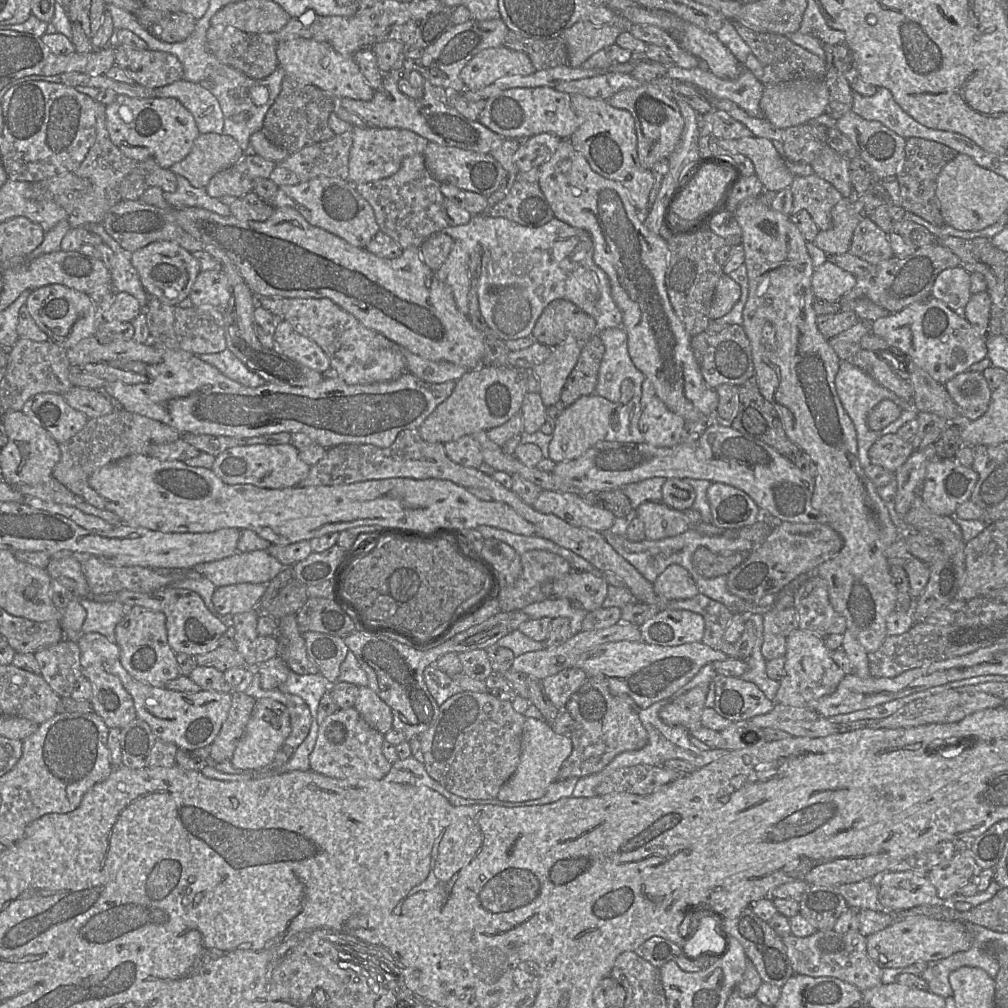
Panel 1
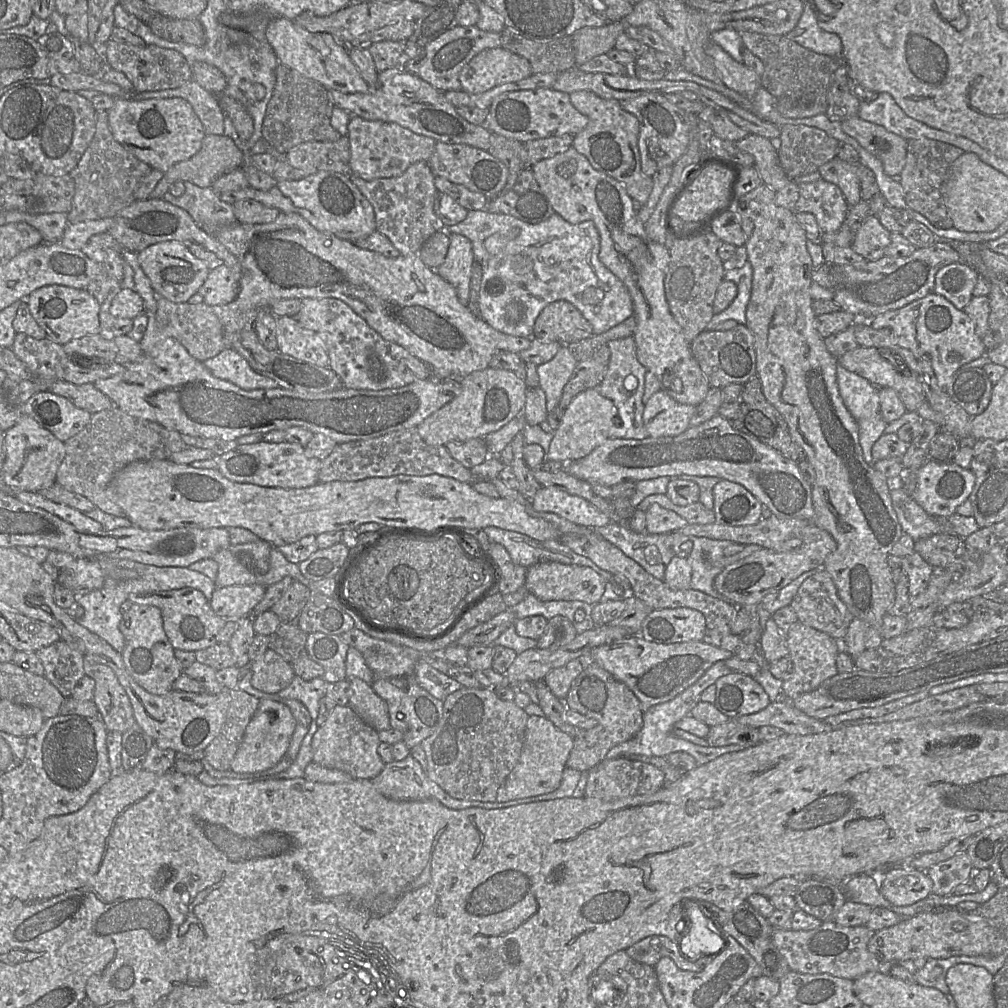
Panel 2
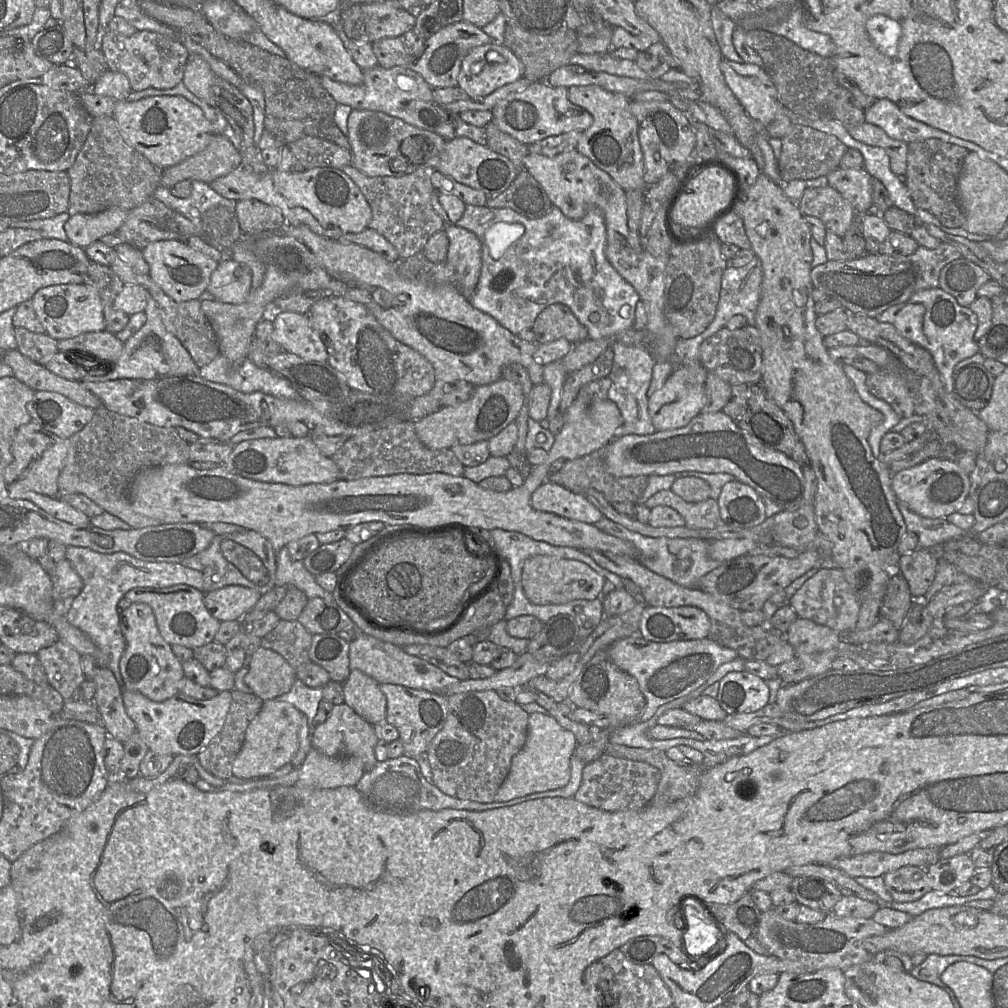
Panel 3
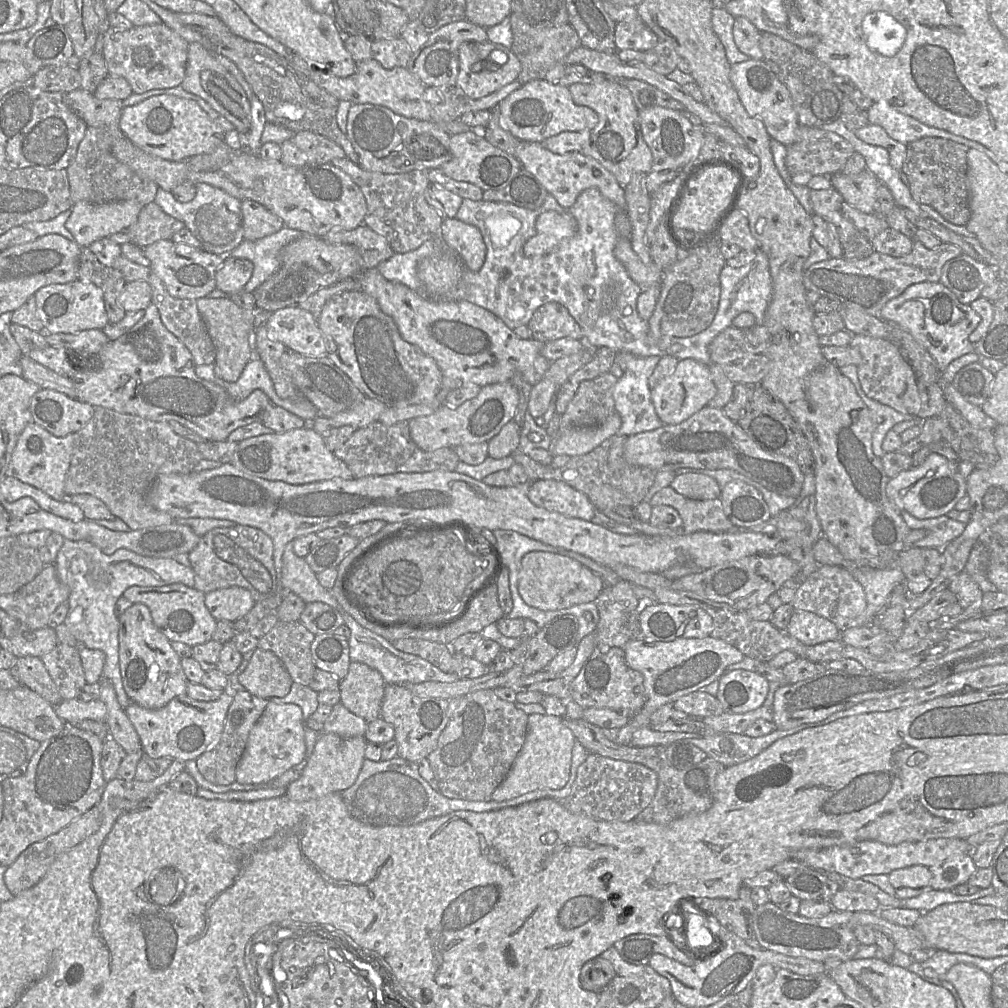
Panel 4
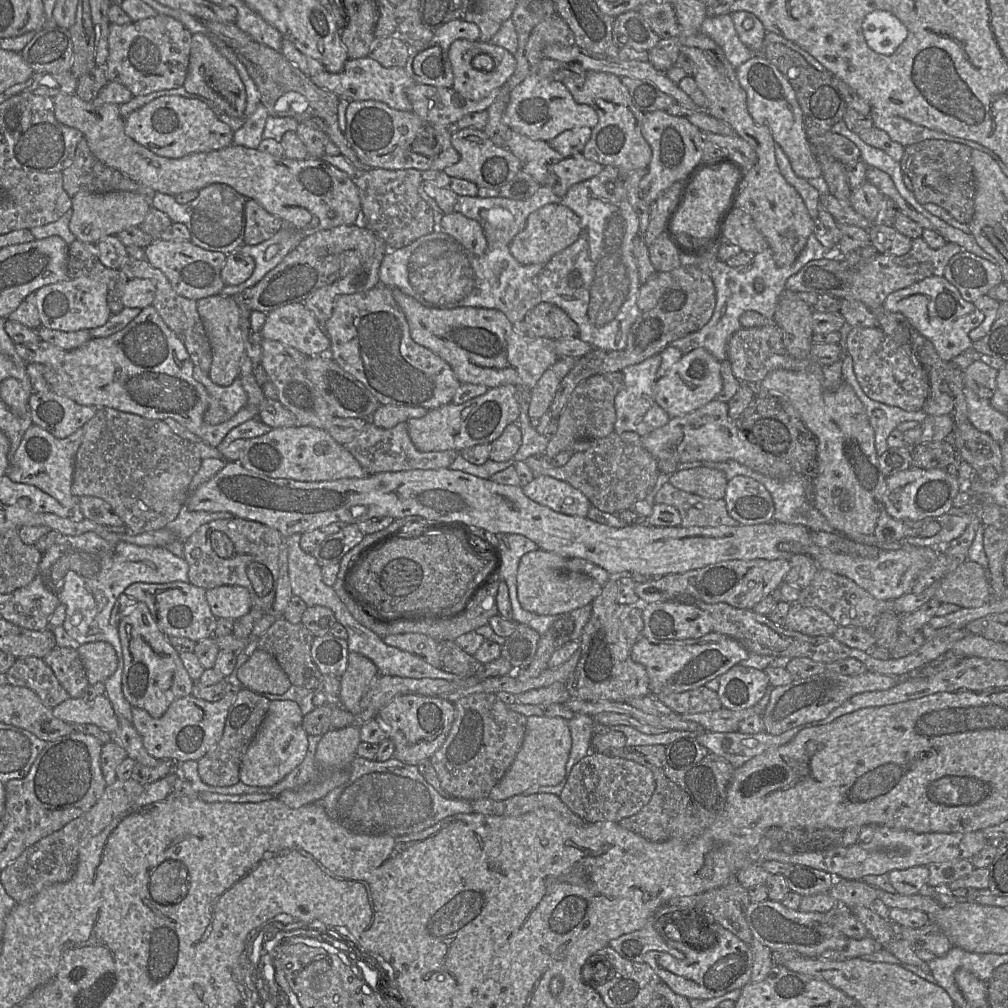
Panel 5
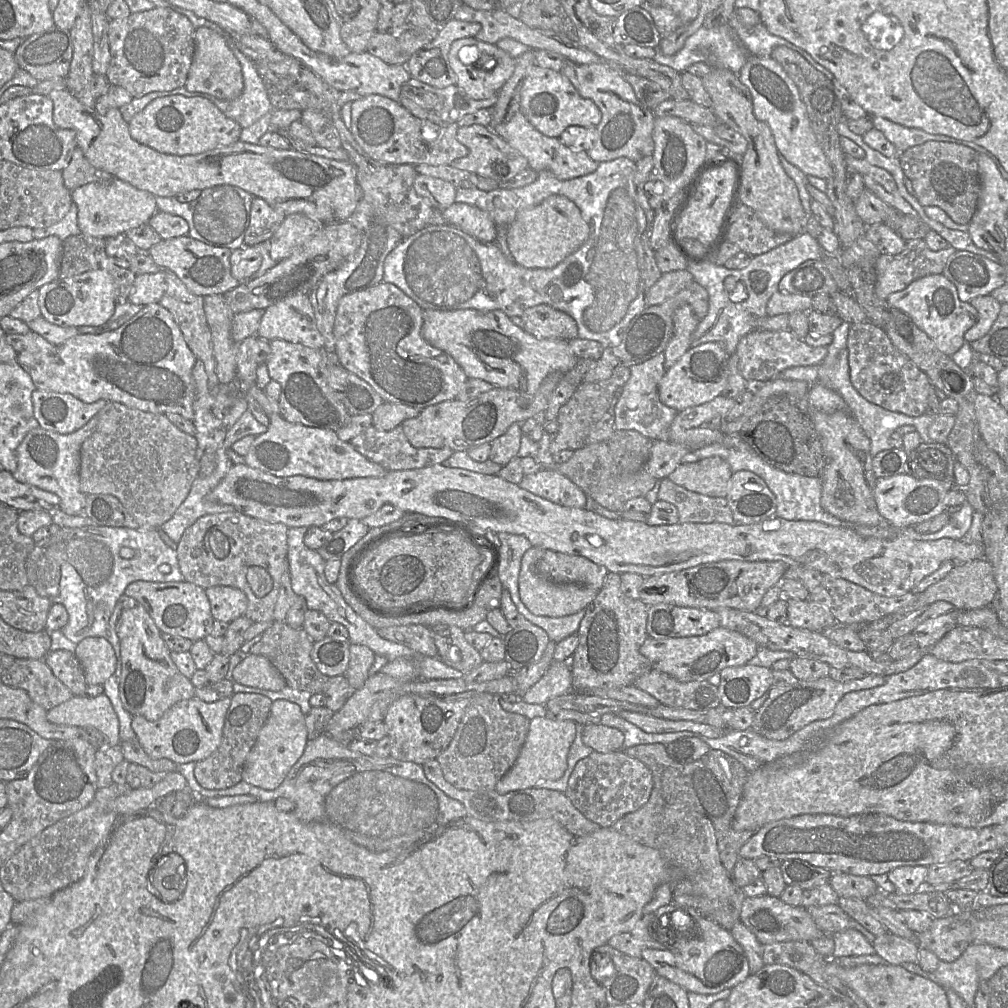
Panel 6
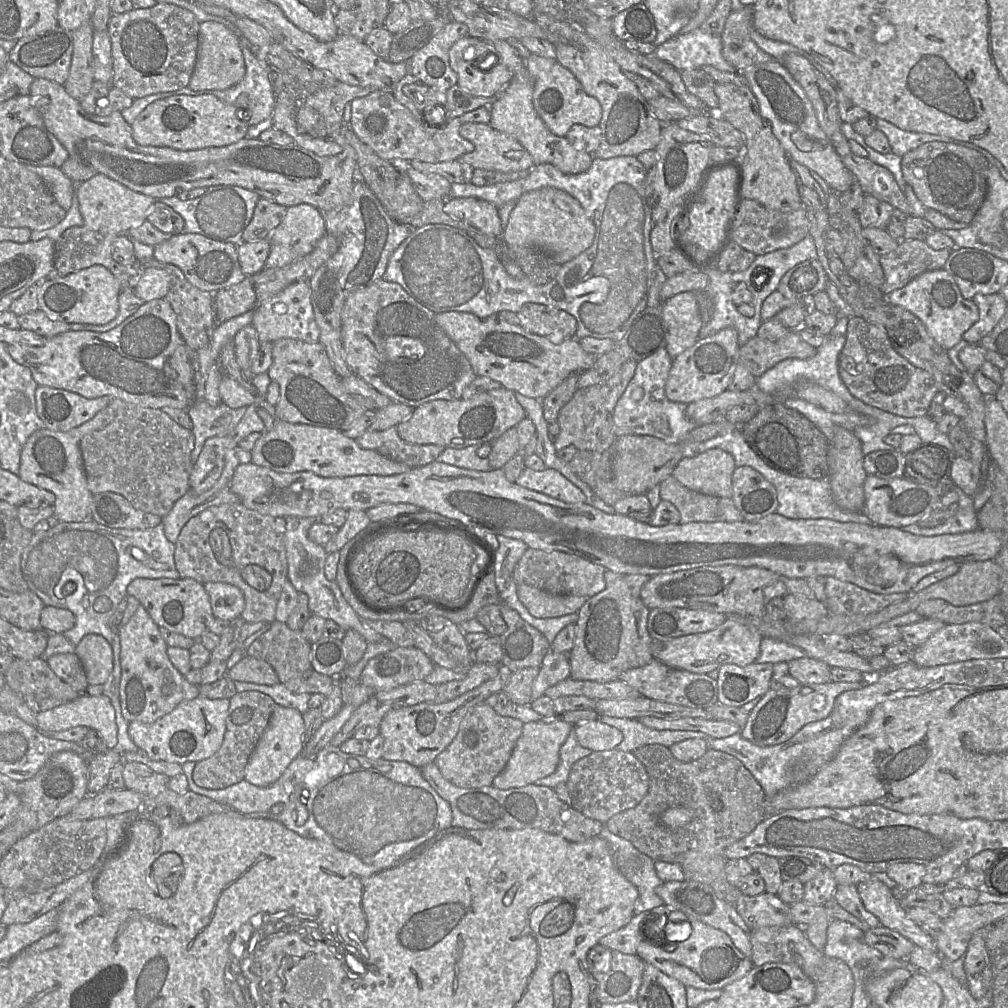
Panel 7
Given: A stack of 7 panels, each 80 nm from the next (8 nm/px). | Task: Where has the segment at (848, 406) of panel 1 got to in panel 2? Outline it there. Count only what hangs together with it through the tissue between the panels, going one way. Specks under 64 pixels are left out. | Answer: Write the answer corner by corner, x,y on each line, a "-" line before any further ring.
839,363
836,378
840,396
858,425
864,460
873,464
875,461
872,457
872,446
884,434
888,425
880,410
879,388
882,387
874,386

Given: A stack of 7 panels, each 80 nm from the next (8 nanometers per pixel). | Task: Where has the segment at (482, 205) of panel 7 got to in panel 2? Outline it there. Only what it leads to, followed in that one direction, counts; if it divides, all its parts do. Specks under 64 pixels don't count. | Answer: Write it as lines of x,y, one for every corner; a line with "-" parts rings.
449,234
450,245
444,262
435,271
456,290
461,304
468,306
472,267
475,262
471,241
461,235

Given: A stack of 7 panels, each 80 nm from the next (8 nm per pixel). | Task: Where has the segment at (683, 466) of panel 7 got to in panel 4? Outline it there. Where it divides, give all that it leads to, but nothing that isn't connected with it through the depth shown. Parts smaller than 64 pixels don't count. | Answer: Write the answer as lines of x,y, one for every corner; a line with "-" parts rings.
701,471
677,475
670,486
677,493
694,500
720,498
722,491
714,478
701,473

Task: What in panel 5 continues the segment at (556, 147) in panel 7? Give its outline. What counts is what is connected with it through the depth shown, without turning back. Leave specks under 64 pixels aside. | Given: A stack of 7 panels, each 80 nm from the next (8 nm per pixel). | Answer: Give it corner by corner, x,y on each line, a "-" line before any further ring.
510,128
507,148
518,158
522,171
532,176
541,186
550,188
559,197
565,196
574,184
595,177
603,170
601,164
585,158
582,153
561,155
549,145
549,142
532,140

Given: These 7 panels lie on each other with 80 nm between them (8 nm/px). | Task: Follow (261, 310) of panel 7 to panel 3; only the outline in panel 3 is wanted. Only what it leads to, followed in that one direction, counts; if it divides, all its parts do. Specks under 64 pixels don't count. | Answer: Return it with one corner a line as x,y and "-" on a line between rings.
275,312
272,323
273,339
282,347
282,351
293,353
308,361
328,360
326,346
310,325
306,314

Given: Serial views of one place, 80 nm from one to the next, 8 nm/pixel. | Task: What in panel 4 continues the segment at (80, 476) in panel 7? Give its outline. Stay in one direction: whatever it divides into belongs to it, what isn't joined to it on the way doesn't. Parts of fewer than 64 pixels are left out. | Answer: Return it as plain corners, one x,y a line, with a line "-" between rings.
31,421
21,432
12,453
6,477
13,477
23,483
42,490
56,501
66,500
64,483
72,458
76,432
65,437
55,437

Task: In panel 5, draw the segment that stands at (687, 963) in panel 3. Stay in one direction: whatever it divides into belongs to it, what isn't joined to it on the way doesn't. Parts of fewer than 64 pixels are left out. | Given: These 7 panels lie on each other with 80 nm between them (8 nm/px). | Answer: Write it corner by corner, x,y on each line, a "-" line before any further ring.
655,914
648,919
642,929
612,939
608,946
623,958
638,963
644,962
644,956
649,951
667,952
674,957
683,958
682,952
676,947
671,947
668,939
663,938
656,930

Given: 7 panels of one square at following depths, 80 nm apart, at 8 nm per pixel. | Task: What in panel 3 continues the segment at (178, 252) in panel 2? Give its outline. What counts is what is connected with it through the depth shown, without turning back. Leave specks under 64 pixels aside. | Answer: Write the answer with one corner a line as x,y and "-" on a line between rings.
180,240
150,243
142,253
149,266
151,279
176,302
198,299
207,291
211,274
218,267
218,262

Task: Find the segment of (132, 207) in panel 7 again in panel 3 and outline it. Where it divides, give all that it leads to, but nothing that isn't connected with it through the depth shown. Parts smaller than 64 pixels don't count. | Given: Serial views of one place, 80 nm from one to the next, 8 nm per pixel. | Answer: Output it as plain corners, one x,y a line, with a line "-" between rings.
108,208
95,214
75,214
64,224
68,241
85,249
103,236
117,231
124,223
129,210

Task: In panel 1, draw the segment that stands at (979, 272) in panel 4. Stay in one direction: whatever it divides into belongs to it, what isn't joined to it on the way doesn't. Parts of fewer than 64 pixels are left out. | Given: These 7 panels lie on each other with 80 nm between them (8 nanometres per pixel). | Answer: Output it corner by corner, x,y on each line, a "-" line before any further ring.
961,266
940,272
933,284
931,296
962,314
970,297
970,273

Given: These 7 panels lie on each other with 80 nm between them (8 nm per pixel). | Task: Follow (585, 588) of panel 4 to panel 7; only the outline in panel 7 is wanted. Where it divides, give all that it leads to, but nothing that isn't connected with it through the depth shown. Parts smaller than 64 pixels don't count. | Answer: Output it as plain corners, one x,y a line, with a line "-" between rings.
526,584
517,585
517,595
533,617
543,619
576,613
589,598
555,595

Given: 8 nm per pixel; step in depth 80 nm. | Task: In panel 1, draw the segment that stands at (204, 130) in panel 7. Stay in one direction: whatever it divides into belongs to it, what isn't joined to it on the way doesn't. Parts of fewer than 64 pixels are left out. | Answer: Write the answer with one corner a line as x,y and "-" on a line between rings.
119,94
113,102
105,106
105,115
110,140
125,156
137,162
154,158
160,167
166,169
189,154
200,134
192,114
174,97
133,98

